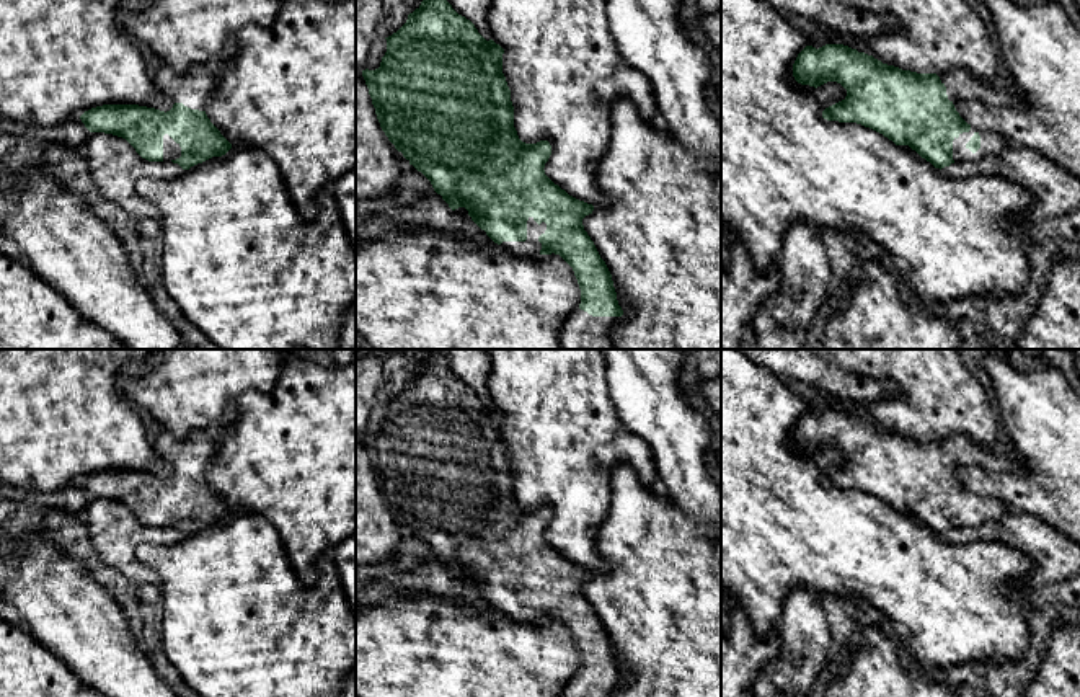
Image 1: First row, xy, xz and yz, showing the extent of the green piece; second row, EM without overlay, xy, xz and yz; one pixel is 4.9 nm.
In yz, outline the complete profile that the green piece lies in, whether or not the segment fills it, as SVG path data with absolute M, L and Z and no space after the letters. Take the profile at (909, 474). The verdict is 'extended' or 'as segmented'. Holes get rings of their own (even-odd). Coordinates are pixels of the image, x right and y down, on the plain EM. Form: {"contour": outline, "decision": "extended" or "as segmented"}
{"contour": "M843 410L806 411L793 429L801 451L837 447L847 462L825 473L822 483L870 493L896 511L909 511L935 534L976 527L1010 509L967 490L954 467L977 465L990 472L1021 472L1023 462L989 452L969 437L917 439Z", "decision": "extended"}

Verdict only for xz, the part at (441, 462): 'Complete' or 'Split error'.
Split error

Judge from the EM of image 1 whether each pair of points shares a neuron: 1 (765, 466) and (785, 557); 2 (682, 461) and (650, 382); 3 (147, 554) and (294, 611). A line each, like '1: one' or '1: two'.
1: one
2: one
3: one

